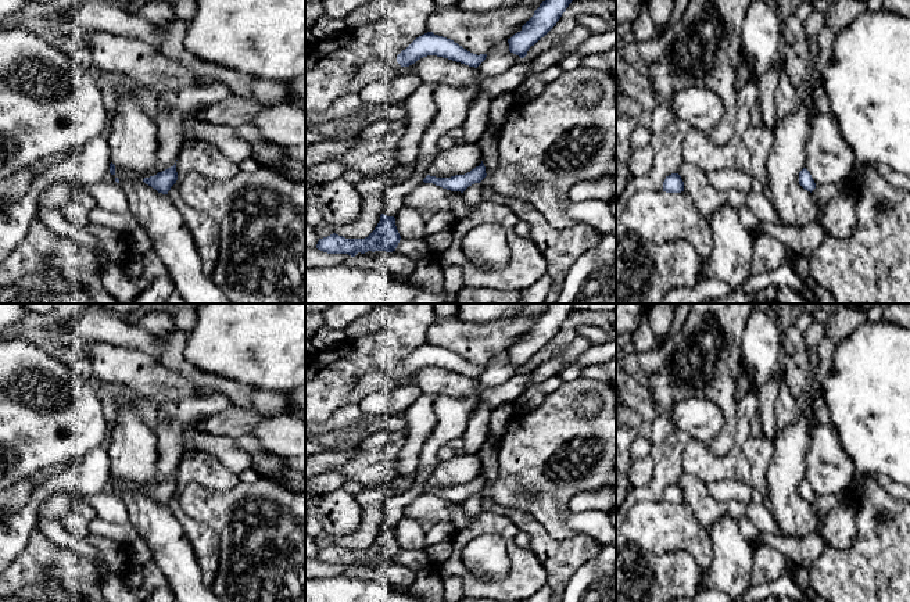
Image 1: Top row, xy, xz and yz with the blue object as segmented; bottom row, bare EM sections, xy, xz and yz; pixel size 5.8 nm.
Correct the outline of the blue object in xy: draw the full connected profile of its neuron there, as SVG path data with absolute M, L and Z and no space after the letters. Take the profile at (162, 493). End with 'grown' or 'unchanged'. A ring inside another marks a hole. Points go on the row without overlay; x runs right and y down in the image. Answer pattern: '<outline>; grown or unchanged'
M176 473L173 477L162 483L158 483L154 487L143 490L146 495L151 497L153 499L162 505L168 505L168 502L176 494L176 491L178 491Z; unchanged

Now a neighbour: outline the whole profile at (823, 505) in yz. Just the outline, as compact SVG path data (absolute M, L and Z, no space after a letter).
M848 490L832 494L820 495L812 502L812 506L818 519L825 517L832 509L850 504L850 494Z

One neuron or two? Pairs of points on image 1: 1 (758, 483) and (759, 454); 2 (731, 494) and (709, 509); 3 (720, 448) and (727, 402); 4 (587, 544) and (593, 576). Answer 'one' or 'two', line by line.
1: one
2: two
3: one
4: two

